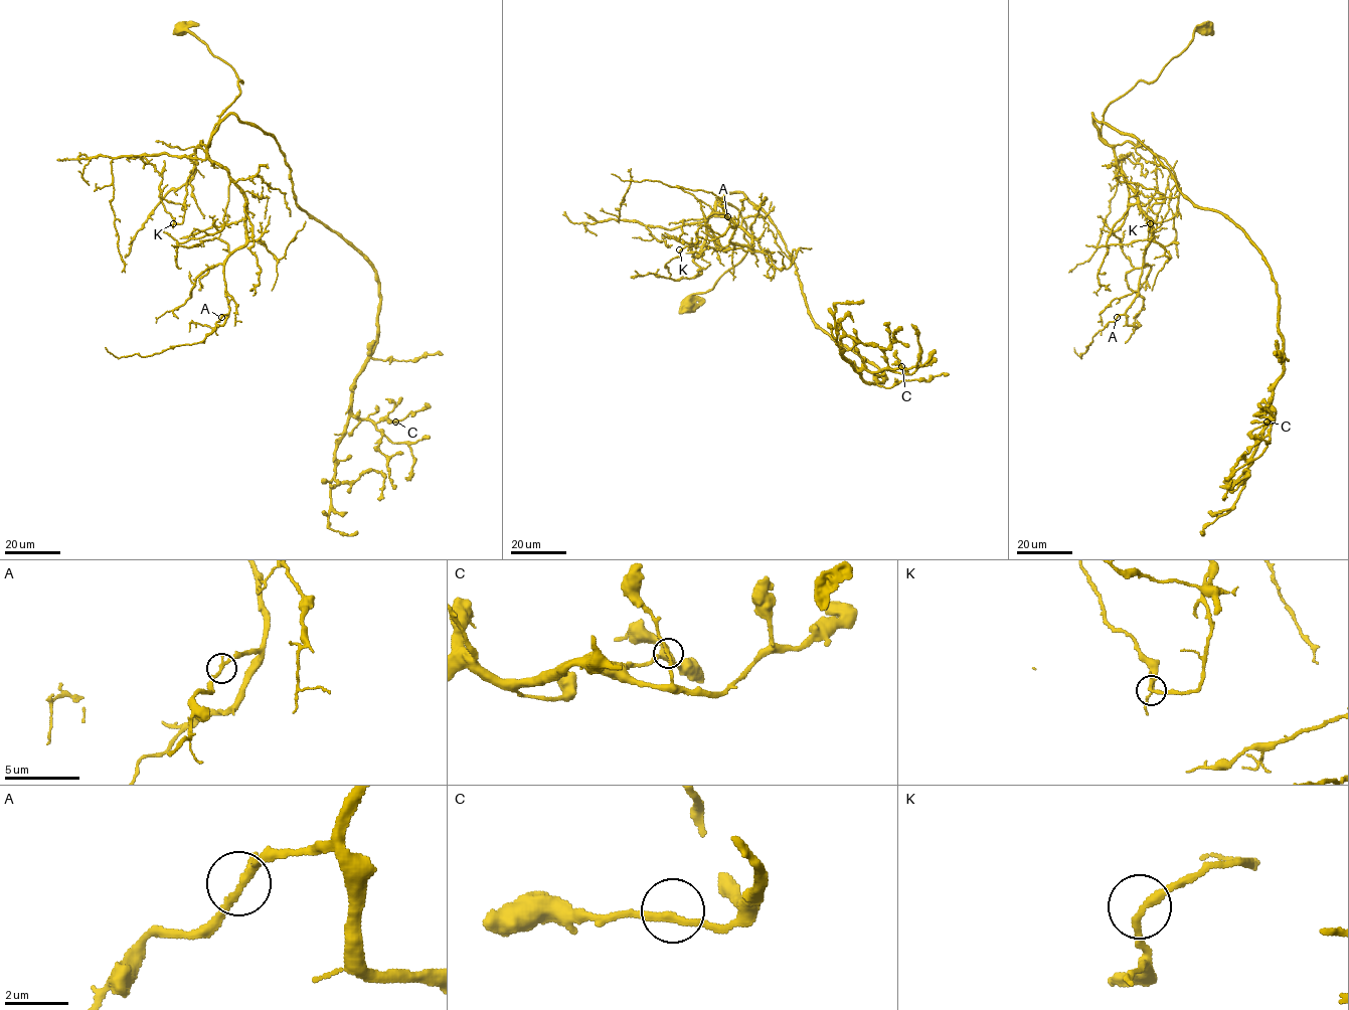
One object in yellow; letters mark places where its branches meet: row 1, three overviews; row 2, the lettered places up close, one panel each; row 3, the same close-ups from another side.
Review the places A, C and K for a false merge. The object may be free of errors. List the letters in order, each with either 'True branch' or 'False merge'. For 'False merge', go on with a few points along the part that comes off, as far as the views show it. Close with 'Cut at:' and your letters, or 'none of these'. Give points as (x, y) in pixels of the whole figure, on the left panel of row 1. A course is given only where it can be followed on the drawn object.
A: True branch
C: True branch
K: True branch
Cut at: none of these

